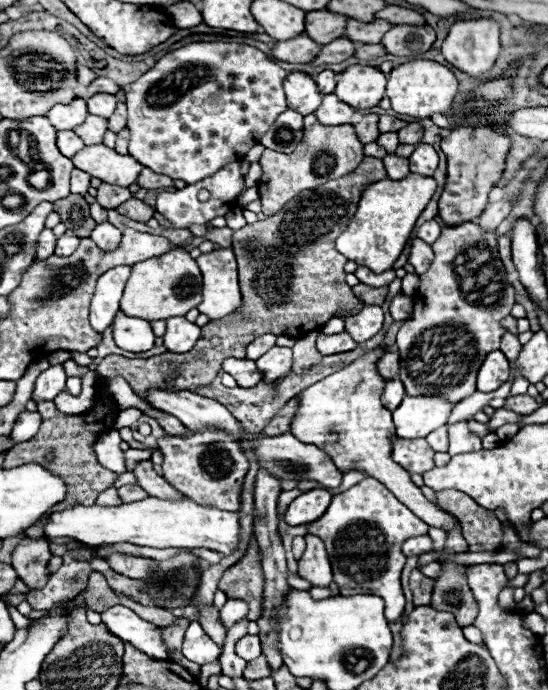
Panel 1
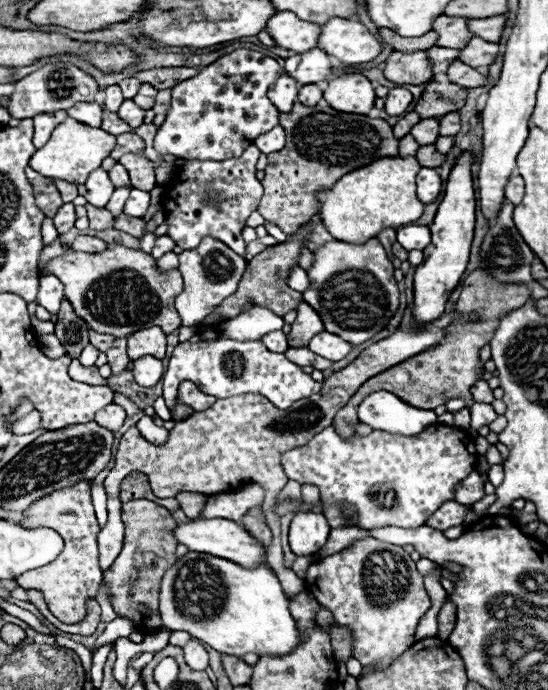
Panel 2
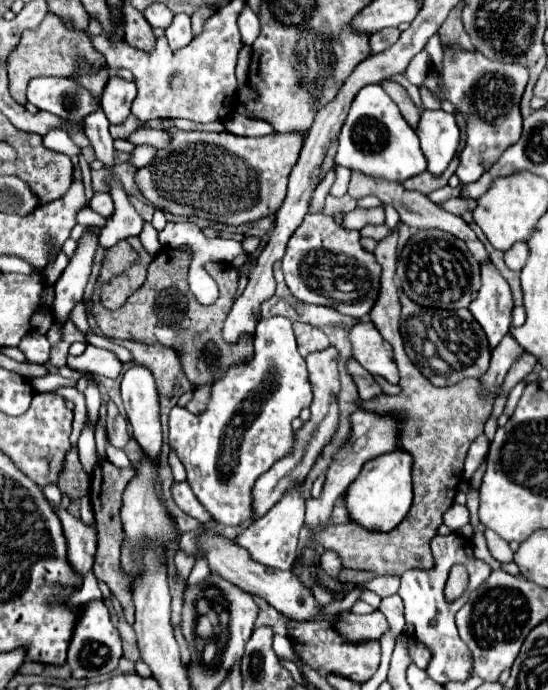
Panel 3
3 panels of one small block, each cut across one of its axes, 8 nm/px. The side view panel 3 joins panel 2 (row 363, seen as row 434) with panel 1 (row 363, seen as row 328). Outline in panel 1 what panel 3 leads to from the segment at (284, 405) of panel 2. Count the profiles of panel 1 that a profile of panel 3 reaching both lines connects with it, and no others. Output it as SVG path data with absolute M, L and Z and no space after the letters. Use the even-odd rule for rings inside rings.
M274 346L260 360L256 360L256 366L264 382L282 380L282 376L292 372L292 348Z

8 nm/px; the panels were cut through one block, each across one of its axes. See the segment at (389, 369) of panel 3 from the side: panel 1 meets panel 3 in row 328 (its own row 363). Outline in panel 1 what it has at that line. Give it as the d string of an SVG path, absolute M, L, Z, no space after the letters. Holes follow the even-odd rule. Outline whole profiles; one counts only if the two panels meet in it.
M386 346L374 348L342 368L326 376L324 380L308 386L300 394L300 410L292 420L292 434L304 444L316 444L322 448L338 466L340 472L358 470L366 476L380 480L402 504L406 504L420 520L428 526L442 528L444 532L452 532L456 528L456 518L448 512L440 510L436 504L424 498L422 490L410 480L408 472L400 468L392 460L392 436L394 436L394 422L392 412L386 410L380 402L380 392L384 390L384 378L380 376L376 364L378 358L384 356Z

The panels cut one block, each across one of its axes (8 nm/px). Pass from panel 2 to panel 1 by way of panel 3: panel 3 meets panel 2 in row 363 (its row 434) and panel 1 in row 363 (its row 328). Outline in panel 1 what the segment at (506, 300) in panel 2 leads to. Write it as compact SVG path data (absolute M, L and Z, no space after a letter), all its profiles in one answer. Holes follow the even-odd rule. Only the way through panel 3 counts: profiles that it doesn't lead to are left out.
M386 352L380 360L378 360L378 372L382 374L382 378L386 380L394 380L398 378L400 370L400 355L396 352Z

